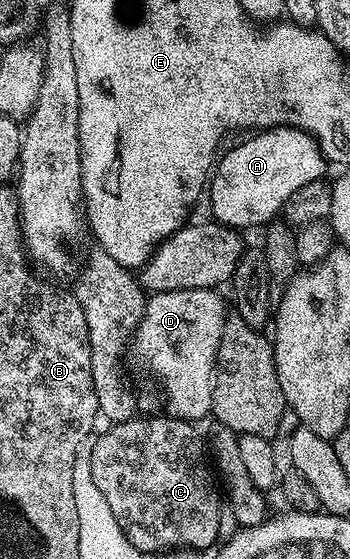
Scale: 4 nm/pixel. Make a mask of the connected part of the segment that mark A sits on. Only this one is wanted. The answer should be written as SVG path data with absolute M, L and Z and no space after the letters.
M297 128L260 130L244 139L248 138L249 140L234 145L228 153L225 151L217 159L206 188L206 201L208 200L209 206L212 207L211 219L215 223L237 230L256 227L259 229L273 223L283 213L284 204L290 198L290 194L298 194L298 190L302 190L302 186L310 186L310 182L324 180L324 171L329 171L330 168L316 144L316 139Z

